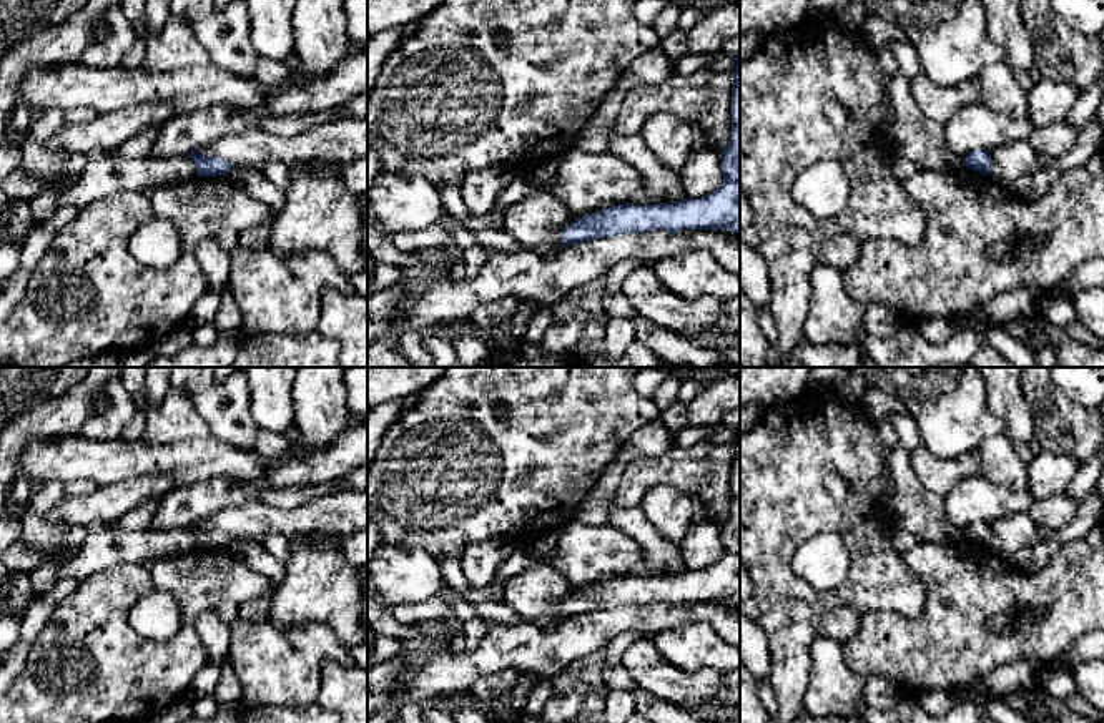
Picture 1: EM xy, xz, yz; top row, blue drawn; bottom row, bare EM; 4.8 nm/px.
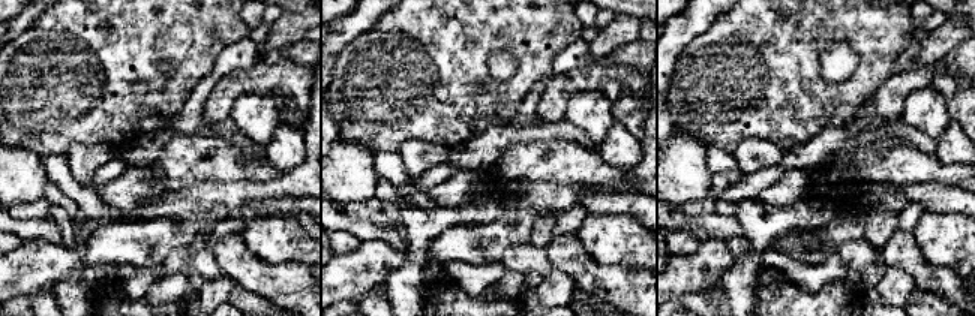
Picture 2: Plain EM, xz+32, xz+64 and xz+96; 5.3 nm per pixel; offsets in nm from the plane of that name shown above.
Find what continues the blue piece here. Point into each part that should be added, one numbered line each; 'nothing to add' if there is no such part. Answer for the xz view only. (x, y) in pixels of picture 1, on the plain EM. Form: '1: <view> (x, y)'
nothing to add

